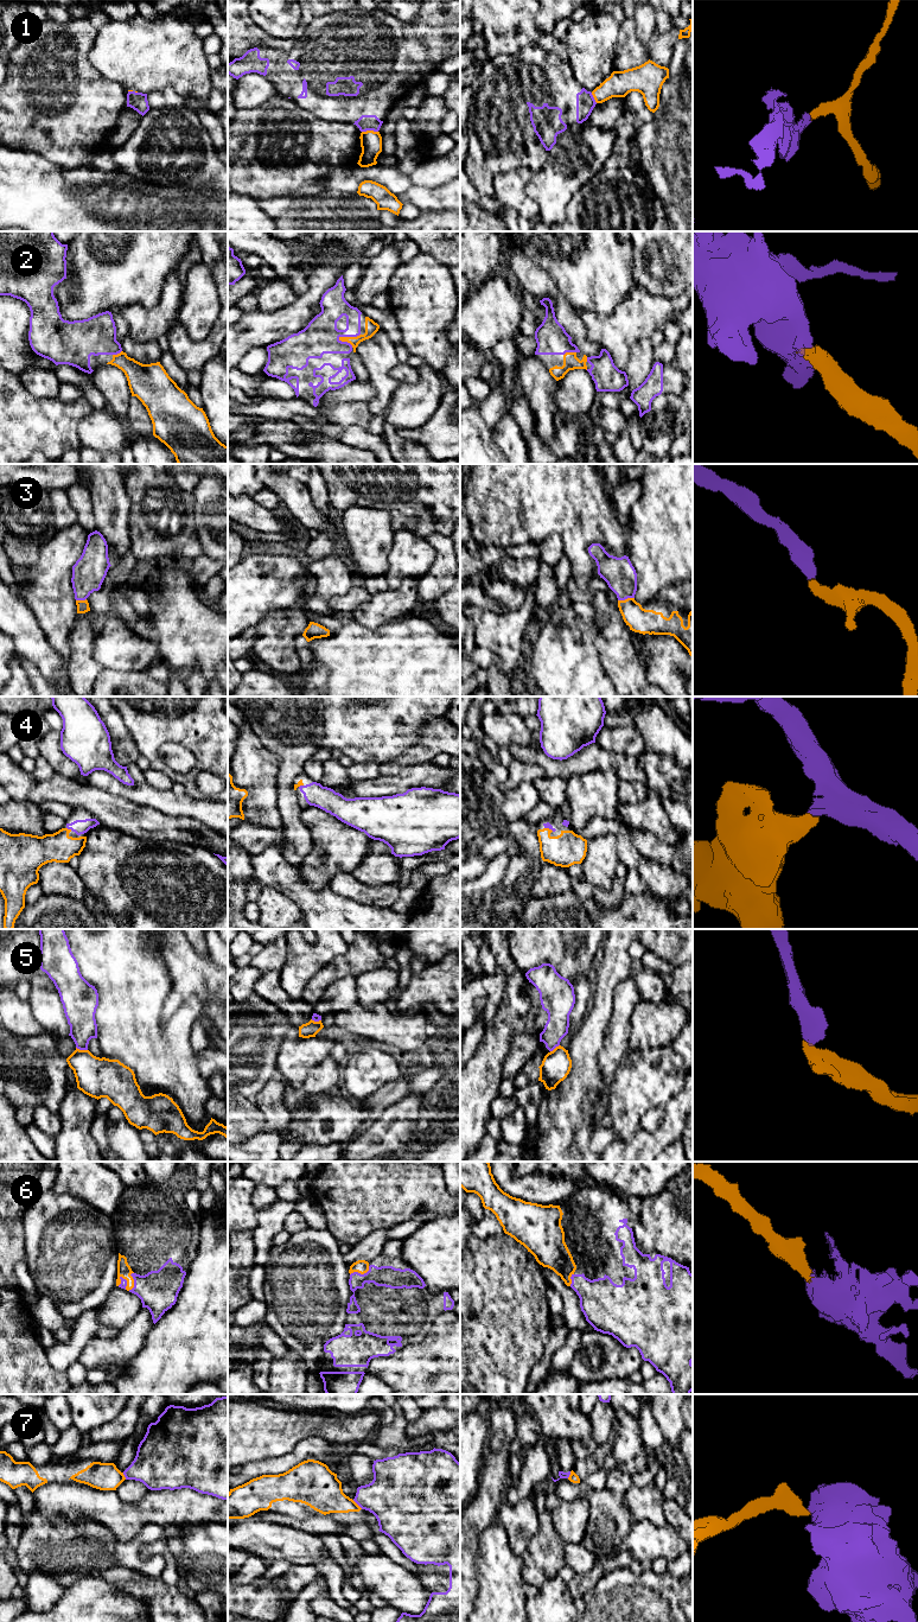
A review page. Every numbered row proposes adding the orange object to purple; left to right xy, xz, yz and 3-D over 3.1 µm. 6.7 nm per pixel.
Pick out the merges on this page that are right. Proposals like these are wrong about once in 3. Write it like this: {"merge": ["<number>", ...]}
{"merge": ["2", "3", "4", "6"]}

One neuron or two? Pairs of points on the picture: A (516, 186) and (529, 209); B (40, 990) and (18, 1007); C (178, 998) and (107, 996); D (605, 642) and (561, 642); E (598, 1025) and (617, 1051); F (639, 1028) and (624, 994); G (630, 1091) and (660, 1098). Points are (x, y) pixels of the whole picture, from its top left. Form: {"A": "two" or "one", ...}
{"A": "one", "B": "two", "C": "two", "D": "two", "E": "two", "F": "two", "G": "one"}

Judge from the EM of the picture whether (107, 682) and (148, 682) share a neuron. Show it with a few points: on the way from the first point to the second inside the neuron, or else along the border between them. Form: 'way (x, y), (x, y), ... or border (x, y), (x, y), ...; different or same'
way (118, 684), (138, 684); same

